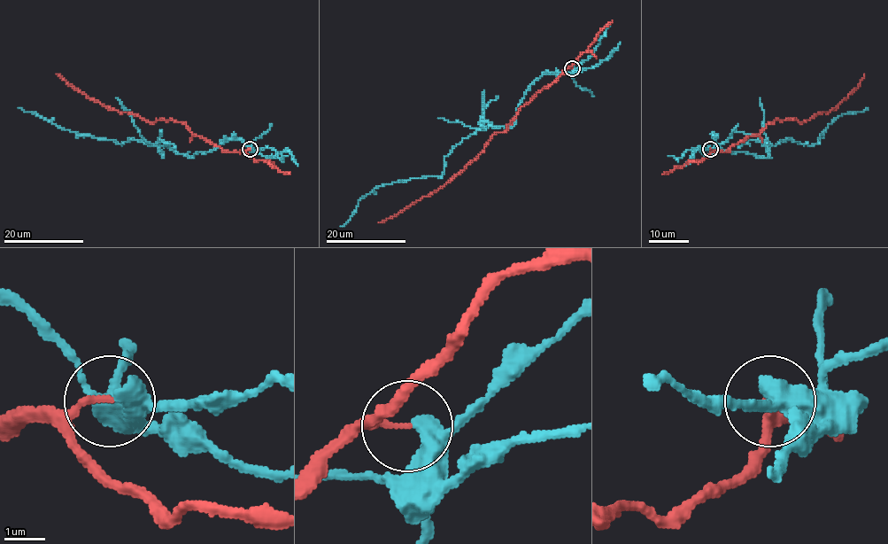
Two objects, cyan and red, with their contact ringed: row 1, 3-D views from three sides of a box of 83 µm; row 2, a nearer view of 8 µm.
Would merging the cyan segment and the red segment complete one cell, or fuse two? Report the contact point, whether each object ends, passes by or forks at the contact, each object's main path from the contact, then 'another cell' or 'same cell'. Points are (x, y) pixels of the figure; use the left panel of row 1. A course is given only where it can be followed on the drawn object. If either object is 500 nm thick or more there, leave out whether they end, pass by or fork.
at (250, 149); cyan passes by; red ends there; cyan runs (250, 150), (240, 139), (227, 139), (190, 158), (142, 140), (120, 144), (81, 135), (19, 108); red runs (250, 150), (222, 151), (184, 123), (148, 122), (137, 114), (119, 112), (88, 98), (57, 73); another cell

